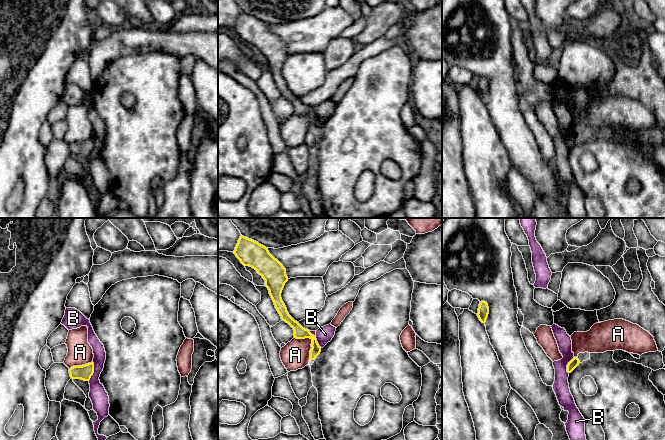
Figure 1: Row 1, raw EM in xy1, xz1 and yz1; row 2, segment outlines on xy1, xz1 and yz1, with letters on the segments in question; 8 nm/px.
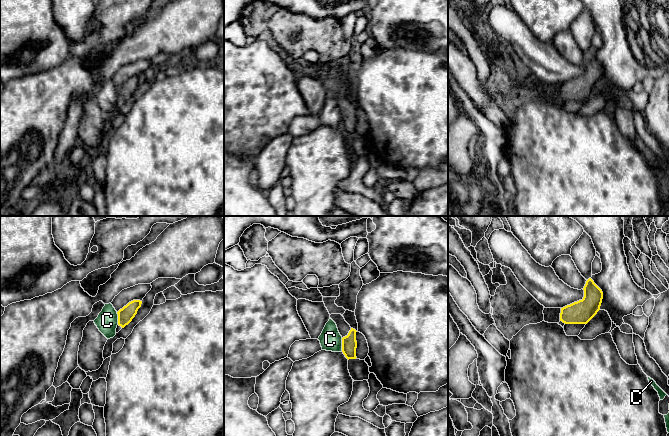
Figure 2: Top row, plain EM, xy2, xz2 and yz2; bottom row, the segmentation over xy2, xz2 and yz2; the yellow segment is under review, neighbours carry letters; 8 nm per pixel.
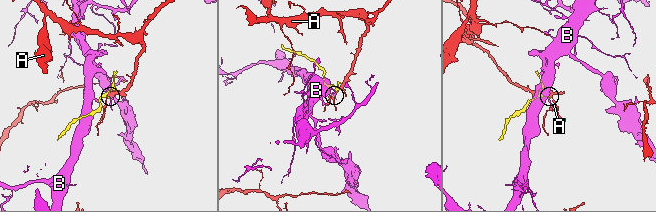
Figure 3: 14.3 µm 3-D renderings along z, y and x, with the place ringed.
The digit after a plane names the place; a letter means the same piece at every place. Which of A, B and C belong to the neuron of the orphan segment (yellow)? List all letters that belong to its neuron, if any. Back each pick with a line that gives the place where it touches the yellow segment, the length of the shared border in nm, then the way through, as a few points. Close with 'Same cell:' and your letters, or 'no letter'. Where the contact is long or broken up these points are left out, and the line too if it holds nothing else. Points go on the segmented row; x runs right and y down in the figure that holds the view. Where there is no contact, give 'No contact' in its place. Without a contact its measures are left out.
Same cell: no letter

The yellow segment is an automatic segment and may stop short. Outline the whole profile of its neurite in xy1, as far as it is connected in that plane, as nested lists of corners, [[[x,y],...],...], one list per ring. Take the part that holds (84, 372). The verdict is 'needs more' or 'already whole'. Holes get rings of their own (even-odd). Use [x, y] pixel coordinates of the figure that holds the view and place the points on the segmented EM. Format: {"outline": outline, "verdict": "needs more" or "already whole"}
{"outline": [[[91,362],[82,366],[73,366],[69,369],[69,373],[72,379],[89,381],[94,373],[94,363]]], "verdict": "already whole"}

